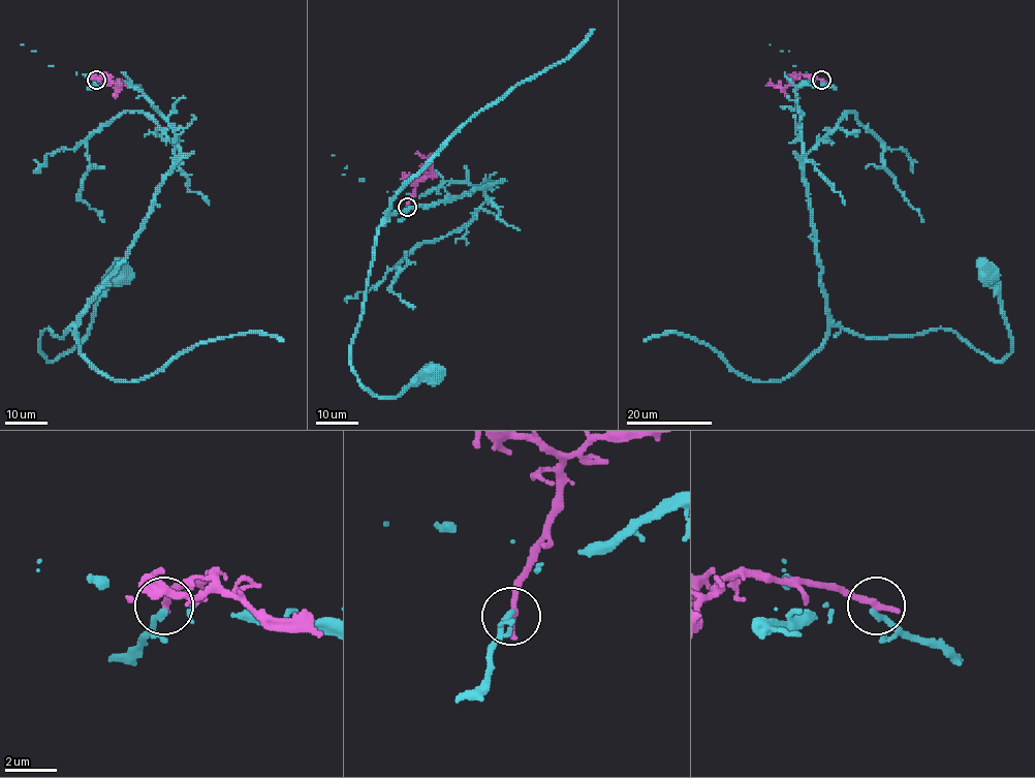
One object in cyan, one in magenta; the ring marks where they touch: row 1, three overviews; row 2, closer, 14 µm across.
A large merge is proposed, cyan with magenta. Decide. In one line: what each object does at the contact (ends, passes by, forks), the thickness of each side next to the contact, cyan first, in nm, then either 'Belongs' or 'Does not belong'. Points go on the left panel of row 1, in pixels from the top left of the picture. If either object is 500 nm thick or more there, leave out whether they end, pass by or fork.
At the ring cyan ends. At the ring magenta ends. Thickness 220 nm (cyan) against 320 nm. Does not belong

